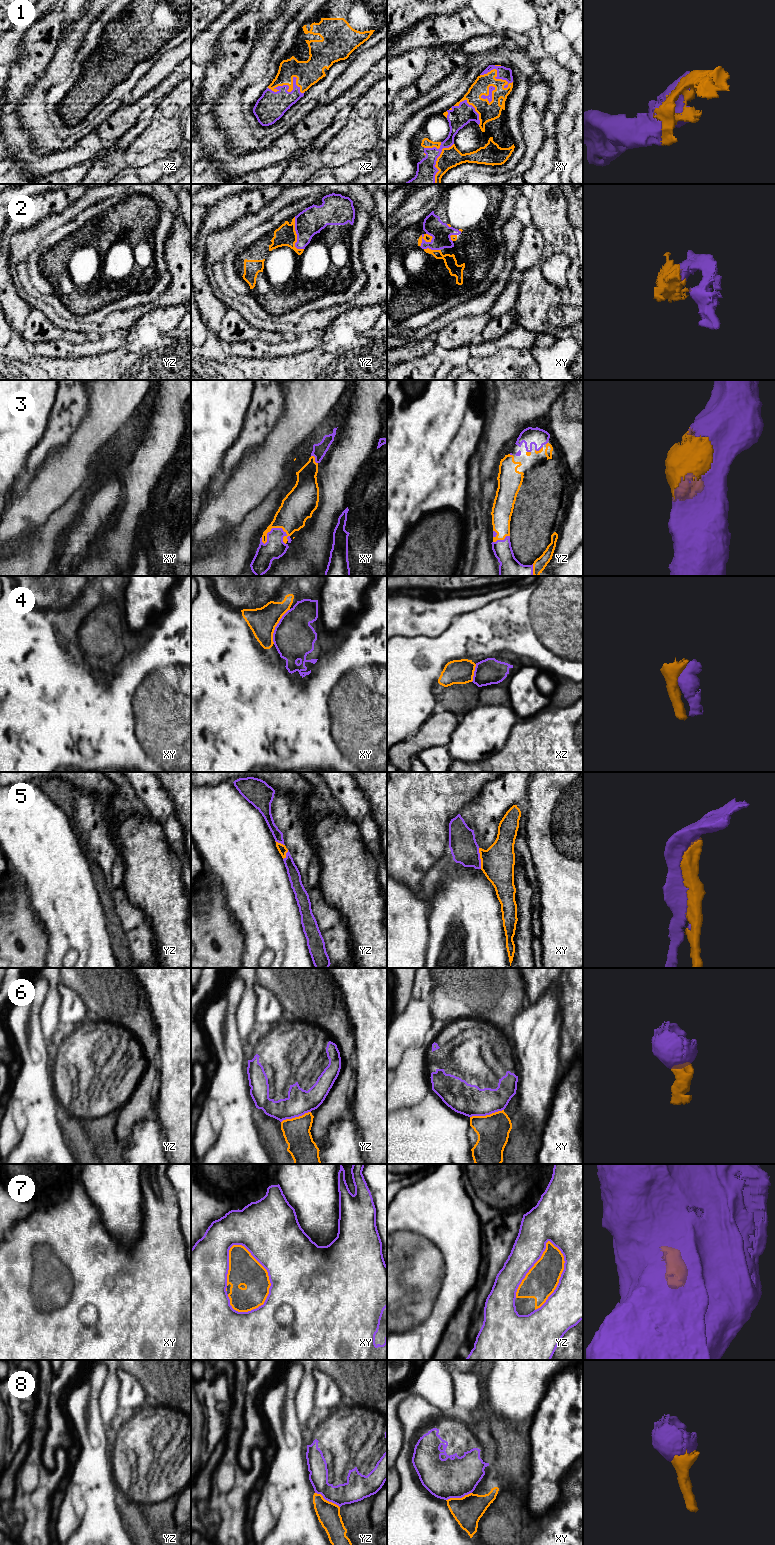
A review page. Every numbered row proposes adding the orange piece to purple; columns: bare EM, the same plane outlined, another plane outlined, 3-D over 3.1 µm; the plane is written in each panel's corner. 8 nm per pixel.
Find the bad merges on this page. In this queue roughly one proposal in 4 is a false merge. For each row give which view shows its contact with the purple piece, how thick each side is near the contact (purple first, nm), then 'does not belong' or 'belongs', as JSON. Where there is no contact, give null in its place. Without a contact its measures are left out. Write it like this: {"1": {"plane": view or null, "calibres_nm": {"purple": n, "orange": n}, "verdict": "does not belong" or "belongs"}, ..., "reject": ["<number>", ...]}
{"1": {"plane": "xz", "calibres_nm": {"purple": 240, "orange": 200}, "verdict": "belongs"}, "2": {"plane": "yz", "calibres_nm": {"purple": 220, "orange": 170}, "verdict": "belongs"}, "3": {"plane": "xy", "calibres_nm": {"purple": 170, "orange": 240}, "verdict": "belongs"}, "4": {"plane": "xy", "calibres_nm": {"purple": 320, "orange": 220}, "verdict": "does not belong"}, "5": {"plane": "xy", "calibres_nm": {"purple": 220, "orange": 280}, "verdict": "belongs"}, "6": {"plane": "xy", "calibres_nm": {"purple": 260, "orange": 260}, "verdict": "belongs"}, "7": {"plane": "xy", "calibres_nm": {"purple": 500, "orange": 240}, "verdict": "belongs"}, "8": {"plane": "yz", "calibres_nm": {"purple": 190, "orange": 190}, "verdict": "does not belong"}, "reject": ["4", "8"]}

